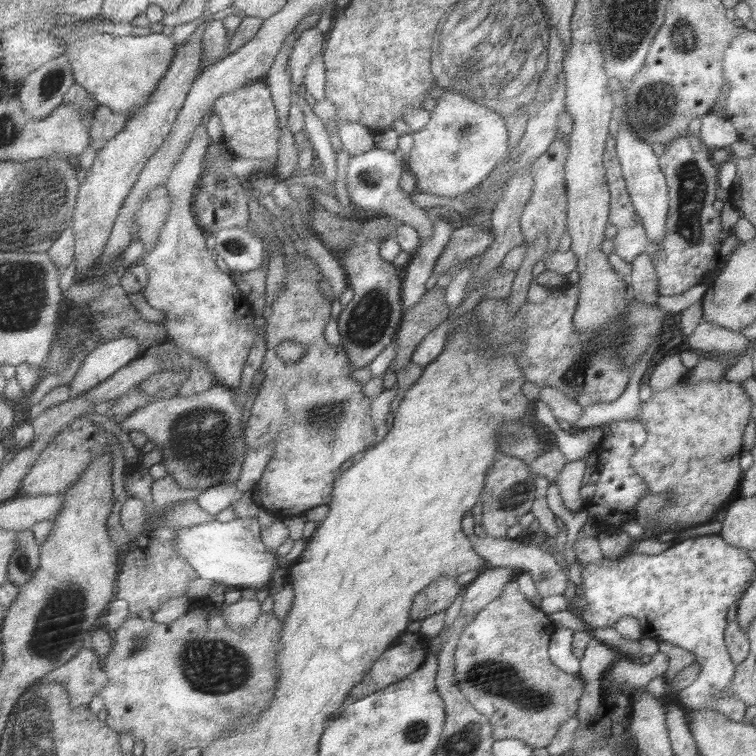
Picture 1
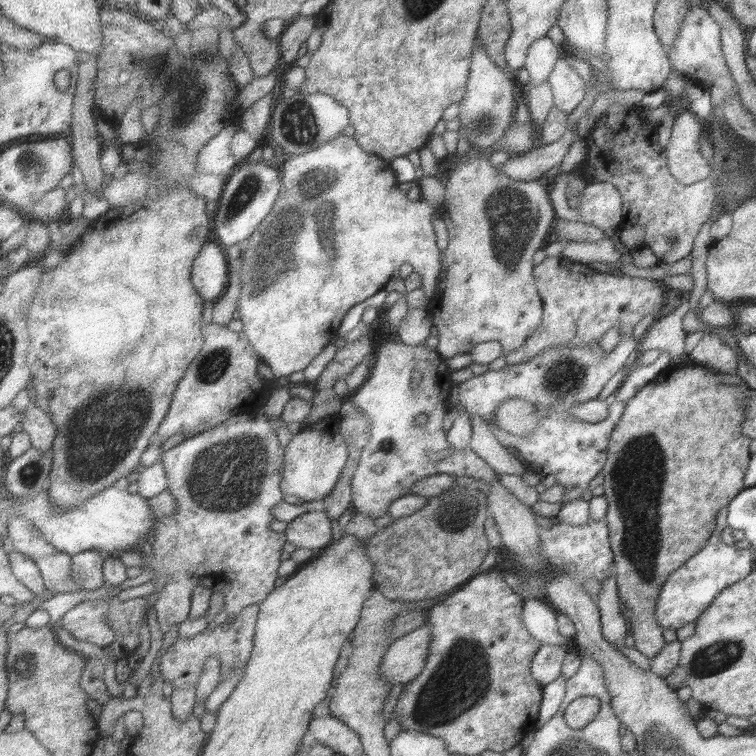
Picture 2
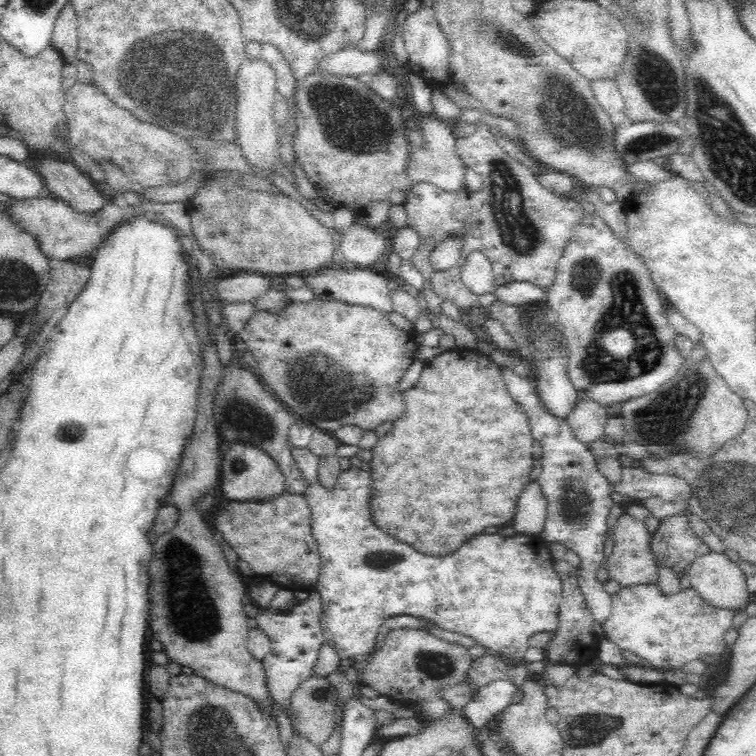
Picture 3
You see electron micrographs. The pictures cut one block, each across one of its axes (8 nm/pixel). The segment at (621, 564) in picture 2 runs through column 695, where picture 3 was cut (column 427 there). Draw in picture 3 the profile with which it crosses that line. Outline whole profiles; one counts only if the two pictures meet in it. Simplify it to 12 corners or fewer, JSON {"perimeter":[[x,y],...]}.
{"perimeter":[[438,354],[372,448],[380,530],[442,556],[514,520],[528,414]]}

